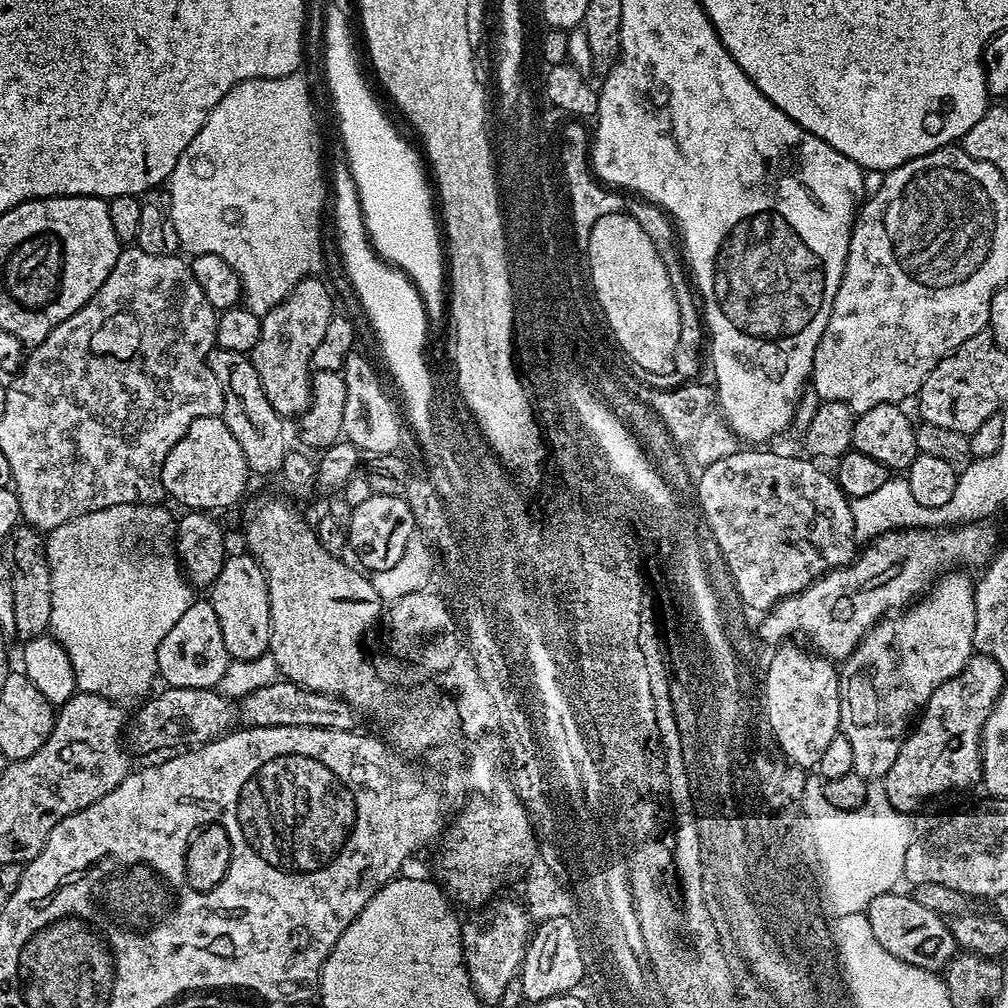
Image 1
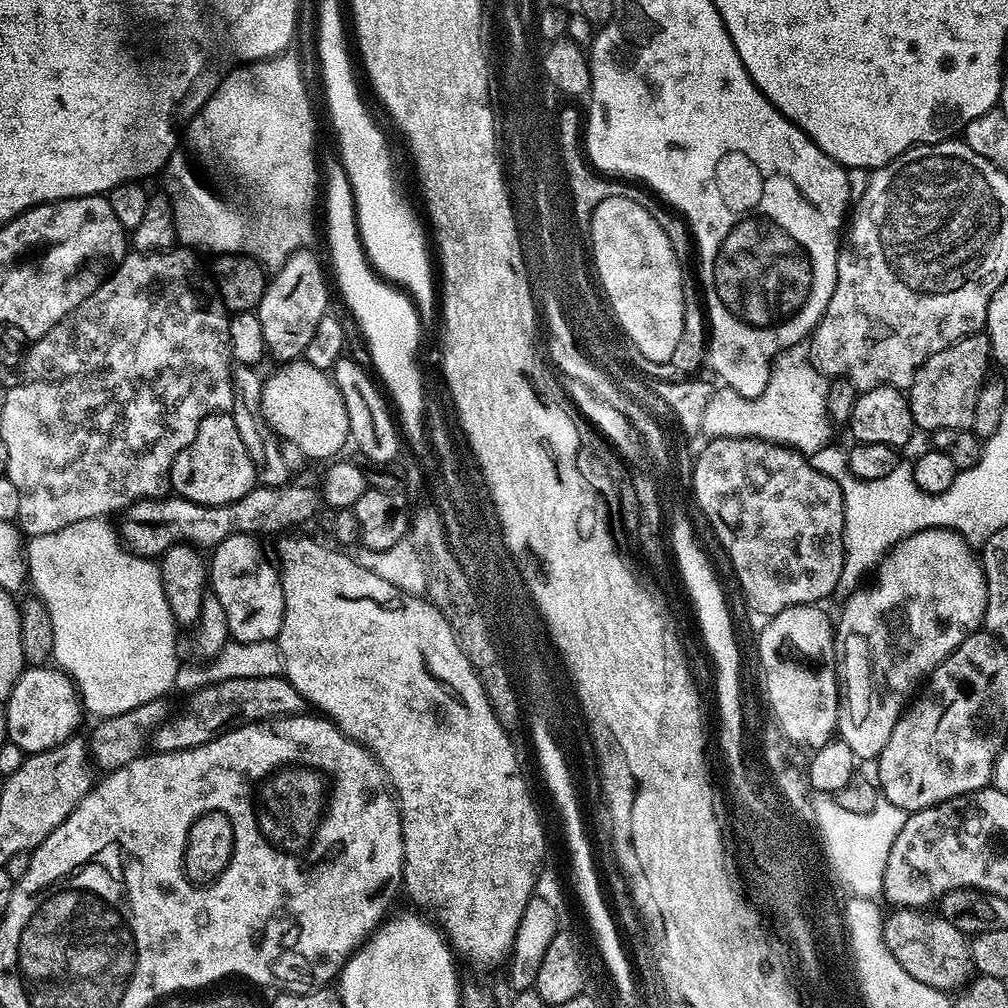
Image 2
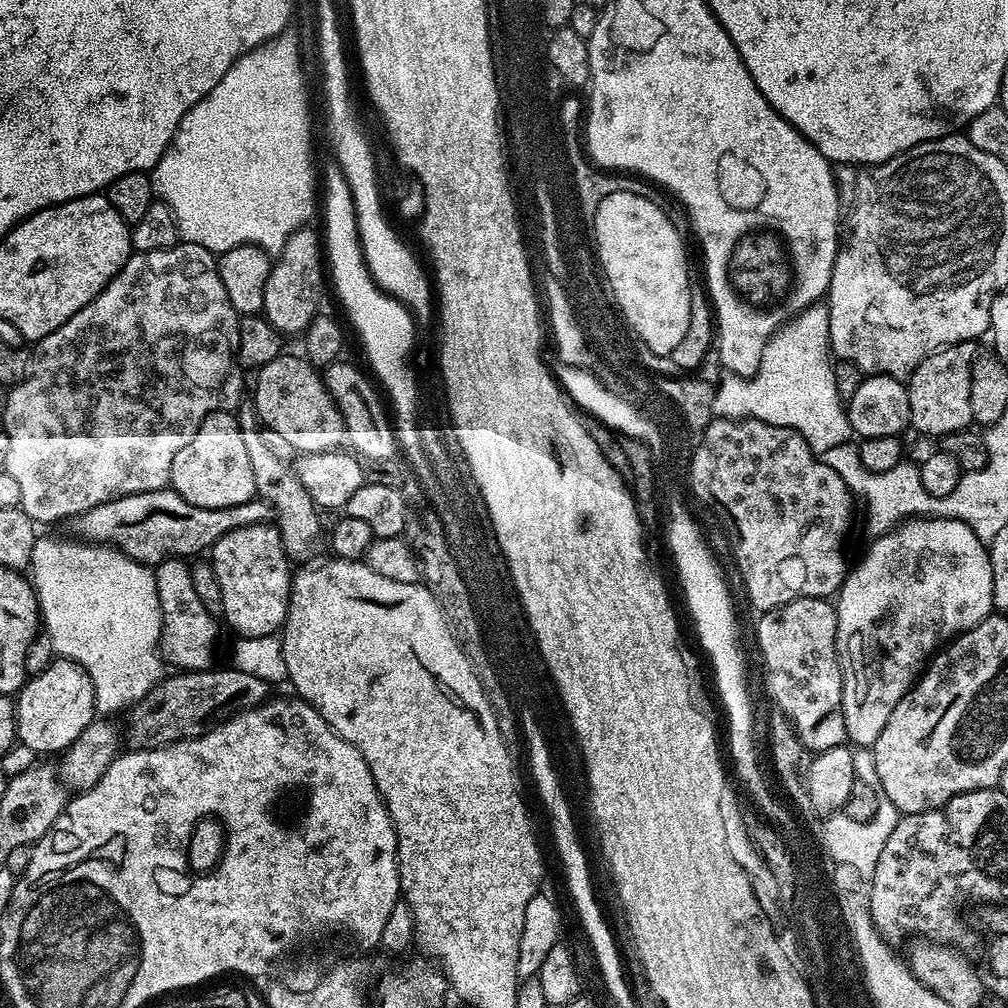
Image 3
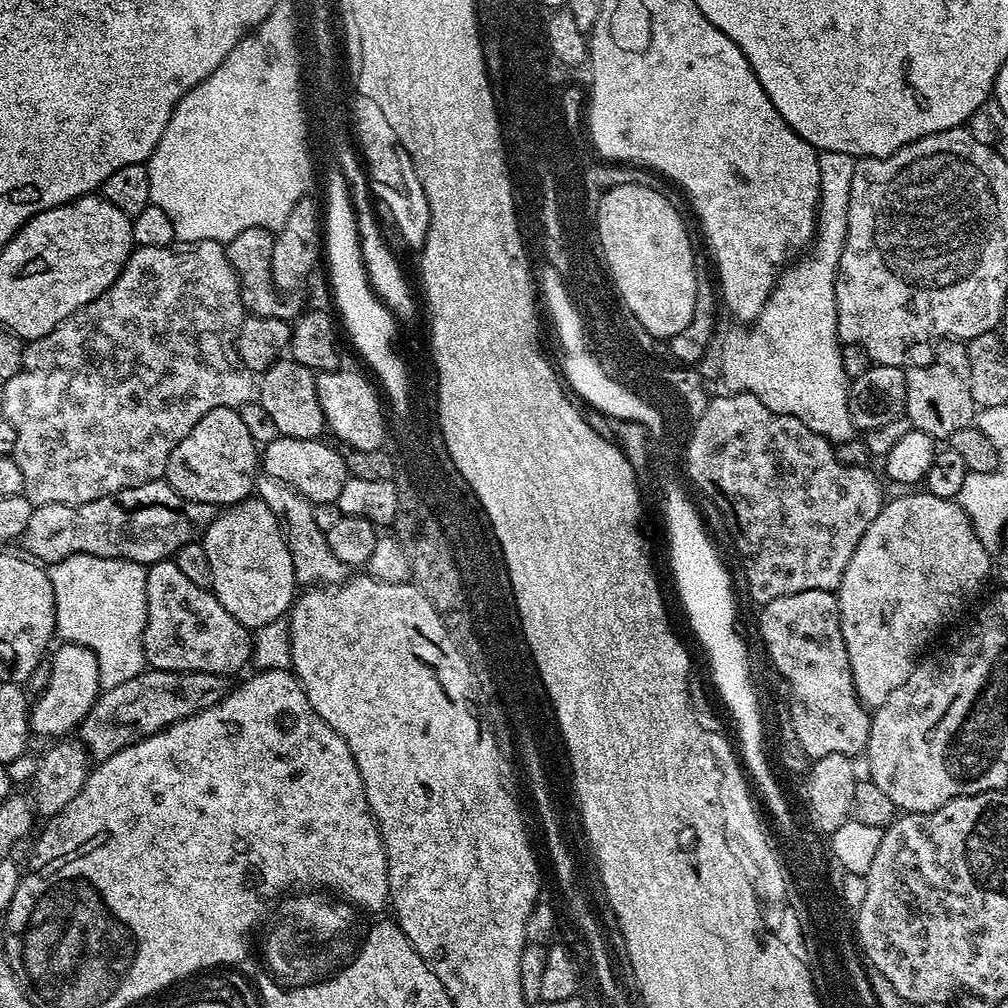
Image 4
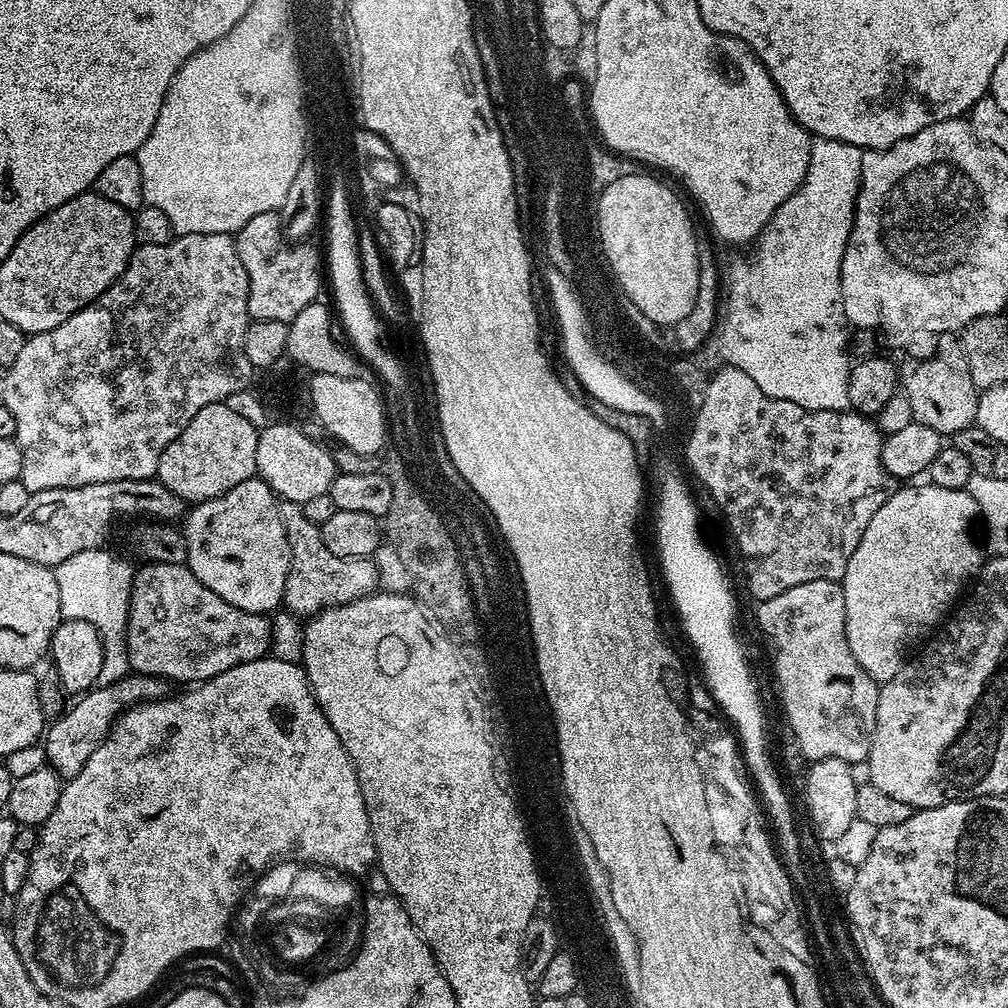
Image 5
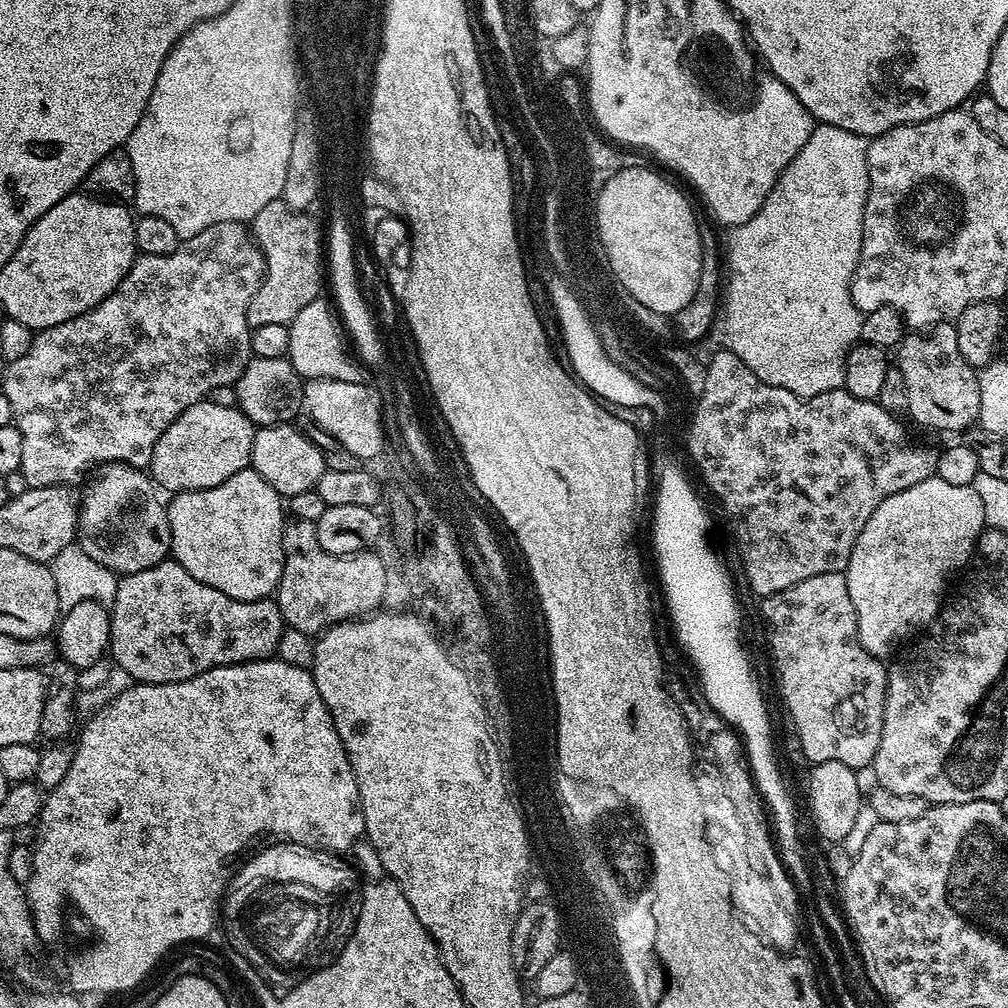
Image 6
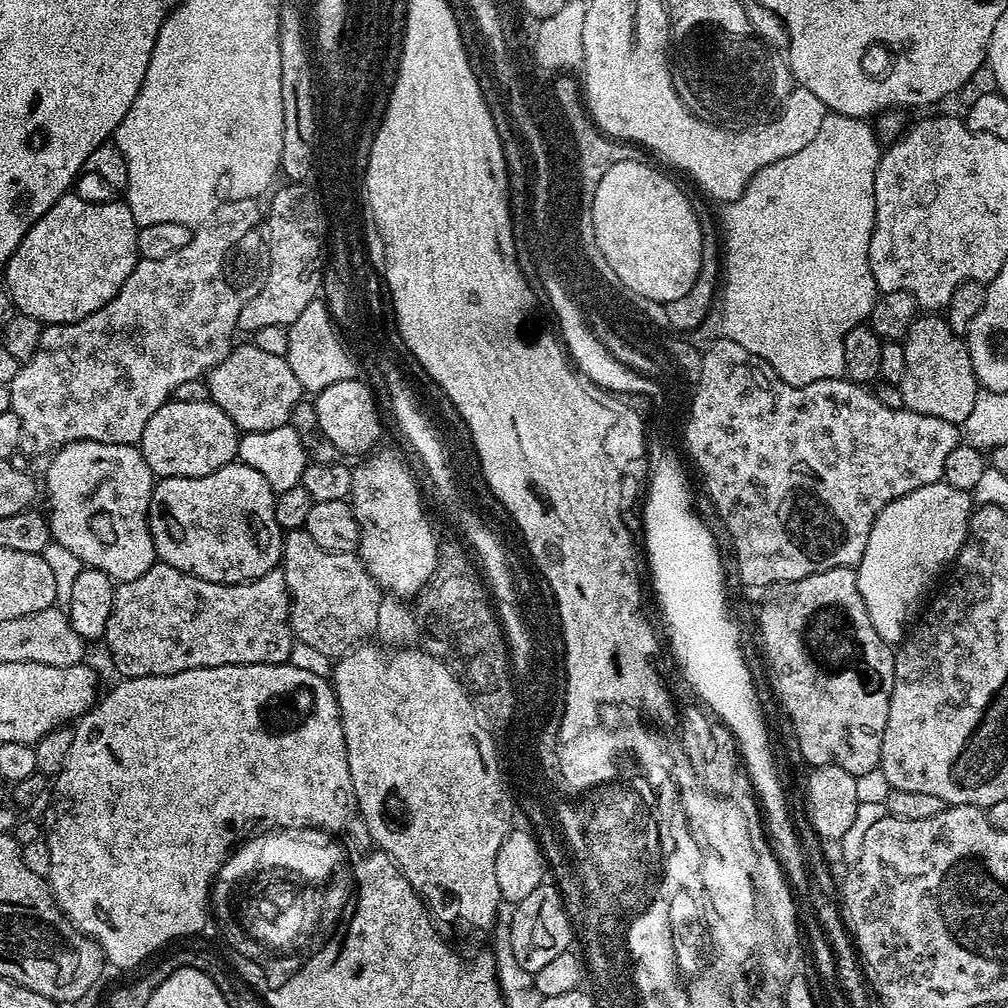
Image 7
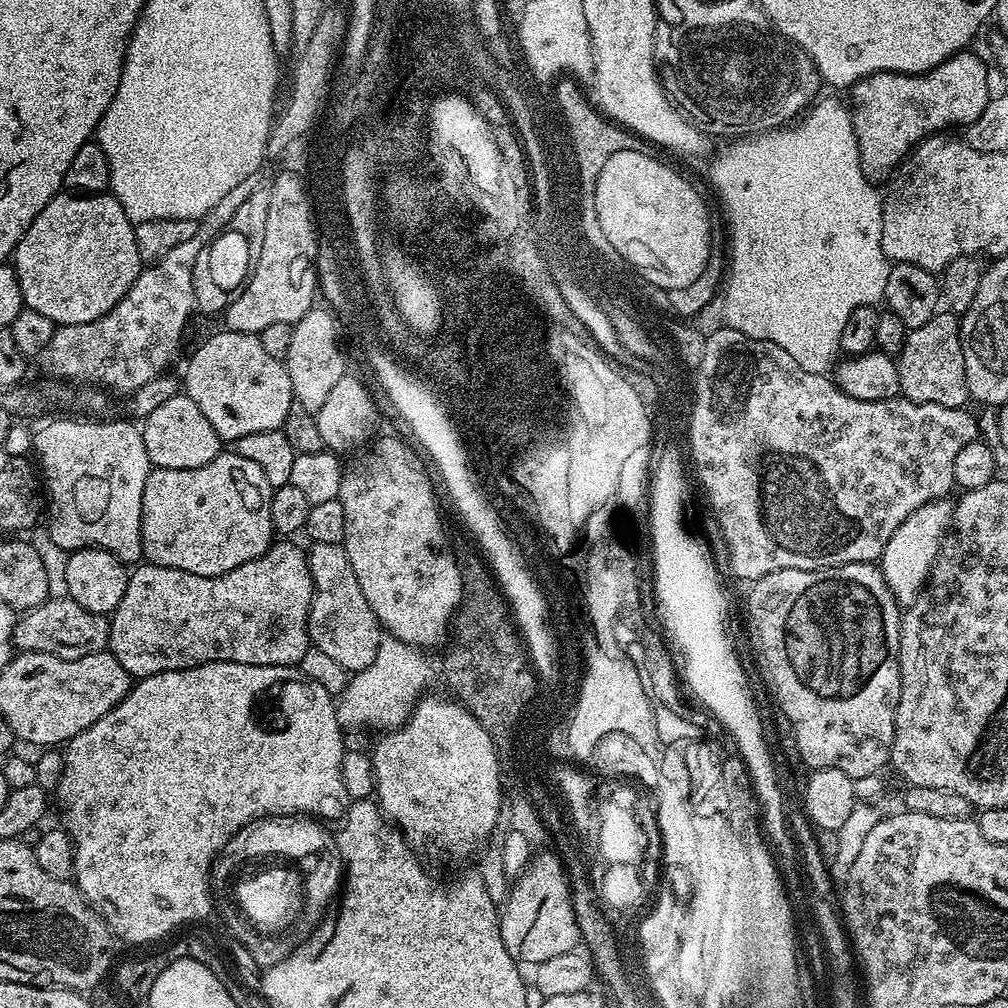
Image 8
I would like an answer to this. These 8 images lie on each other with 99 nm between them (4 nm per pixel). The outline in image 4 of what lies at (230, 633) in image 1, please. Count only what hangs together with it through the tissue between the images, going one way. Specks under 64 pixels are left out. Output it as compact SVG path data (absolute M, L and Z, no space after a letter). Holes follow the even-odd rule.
M249 498L227 505L202 533L202 543L210 561L210 591L243 628L261 628L291 609L298 595L294 562L290 562L290 550L266 502Z

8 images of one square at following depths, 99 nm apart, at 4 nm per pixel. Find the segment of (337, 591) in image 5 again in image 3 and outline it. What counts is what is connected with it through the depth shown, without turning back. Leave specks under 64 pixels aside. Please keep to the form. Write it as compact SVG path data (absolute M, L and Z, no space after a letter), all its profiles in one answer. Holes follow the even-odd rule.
M241 403L238 409L238 419L240 429L242 429L242 443L246 445L246 454L250 457L250 470L254 470L256 496L265 500L275 513L274 523L280 529L284 553L292 562L304 562L315 557L312 555L319 550L320 535L322 535L320 512L316 503L310 498L306 486L302 486L302 482L298 482L293 465L287 460L277 458L273 451L266 446L264 433L258 427L256 409L251 403Z

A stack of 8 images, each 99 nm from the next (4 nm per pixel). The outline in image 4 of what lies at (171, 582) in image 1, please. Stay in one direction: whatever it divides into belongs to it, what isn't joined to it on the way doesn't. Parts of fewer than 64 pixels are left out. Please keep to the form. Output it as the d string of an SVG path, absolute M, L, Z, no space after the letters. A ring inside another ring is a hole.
M80 552L51 565L50 575L56 607L55 635L61 641L86 646L98 658L101 689L130 682L130 678L145 671L144 627L148 613L145 565Z

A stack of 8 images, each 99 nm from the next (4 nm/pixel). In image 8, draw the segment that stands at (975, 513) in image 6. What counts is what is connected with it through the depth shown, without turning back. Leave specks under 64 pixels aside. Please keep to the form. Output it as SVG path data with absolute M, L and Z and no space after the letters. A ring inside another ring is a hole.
M947 499L931 500L926 506L914 510L910 518L896 530L884 547L884 553L880 555L878 567L884 576L884 581L892 589L893 593L905 592L908 598L915 597L922 585L927 581L932 565L942 550L940 539L949 529L952 520L953 505Z

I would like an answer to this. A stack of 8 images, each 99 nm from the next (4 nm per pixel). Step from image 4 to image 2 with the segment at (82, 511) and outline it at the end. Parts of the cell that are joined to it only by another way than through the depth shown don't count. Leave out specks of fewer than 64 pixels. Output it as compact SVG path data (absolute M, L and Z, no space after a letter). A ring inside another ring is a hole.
M290 482L286 485L265 485L250 489L241 500L229 504L195 504L179 498L138 500L126 510L122 540L138 556L159 557L166 549L181 542L211 550L234 534L256 536L260 532L277 535L290 526L314 517L323 505L321 491L316 487Z

